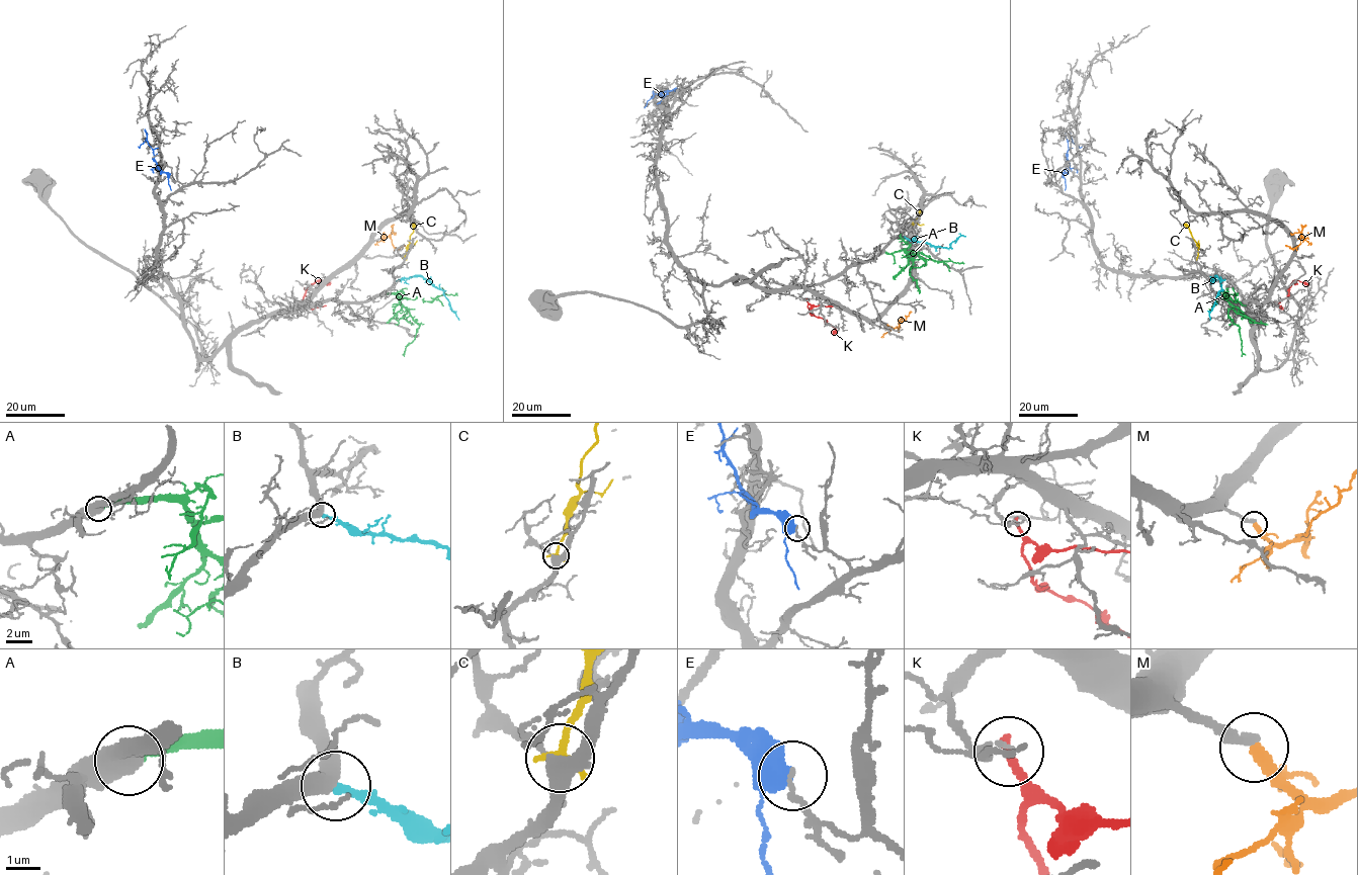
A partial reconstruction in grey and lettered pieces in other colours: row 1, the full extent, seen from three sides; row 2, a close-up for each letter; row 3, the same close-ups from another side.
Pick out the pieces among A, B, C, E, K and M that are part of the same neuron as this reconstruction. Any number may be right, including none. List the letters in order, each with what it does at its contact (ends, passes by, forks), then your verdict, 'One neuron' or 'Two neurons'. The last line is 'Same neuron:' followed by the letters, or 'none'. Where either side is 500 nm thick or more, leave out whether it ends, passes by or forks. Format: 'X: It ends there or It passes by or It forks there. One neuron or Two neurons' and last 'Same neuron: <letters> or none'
A: One neuron
B: It ends there. One neuron
C: It ends there. Two neurons
E: It passes by. Two neurons
K: It ends there. Two neurons
M: It ends there. One neuron
Same neuron: A, B, M

